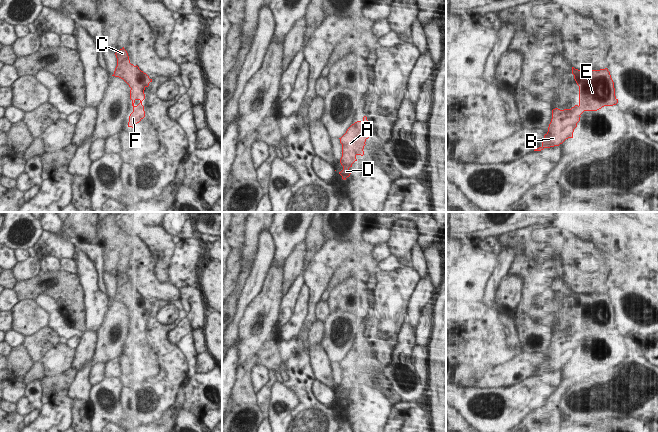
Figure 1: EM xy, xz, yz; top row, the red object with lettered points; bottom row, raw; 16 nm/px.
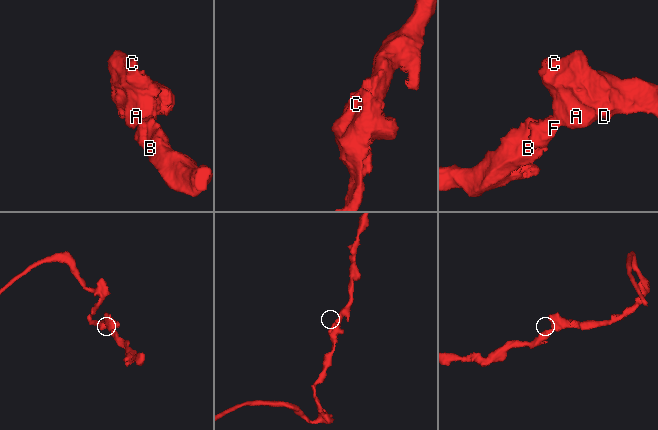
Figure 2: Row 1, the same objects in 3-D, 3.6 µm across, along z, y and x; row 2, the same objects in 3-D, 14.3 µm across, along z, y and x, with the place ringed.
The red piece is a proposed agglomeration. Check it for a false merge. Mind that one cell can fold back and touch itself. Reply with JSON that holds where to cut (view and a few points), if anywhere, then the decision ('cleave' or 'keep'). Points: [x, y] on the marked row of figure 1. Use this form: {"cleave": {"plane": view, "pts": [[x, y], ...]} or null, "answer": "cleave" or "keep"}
{"cleave": null, "answer": "keep"}

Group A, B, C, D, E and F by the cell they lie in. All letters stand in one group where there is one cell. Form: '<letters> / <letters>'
A B C D E F

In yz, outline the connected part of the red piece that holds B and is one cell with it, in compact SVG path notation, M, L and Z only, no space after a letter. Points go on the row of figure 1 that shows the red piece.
M572 67L572 74L579 86L579 104L571 109L552 110L552 119L548 132L544 135L542 146L534 151L559 146L566 139L573 138L574 129L584 111L597 111L604 106L618 103L614 82L607 68L578 70Z

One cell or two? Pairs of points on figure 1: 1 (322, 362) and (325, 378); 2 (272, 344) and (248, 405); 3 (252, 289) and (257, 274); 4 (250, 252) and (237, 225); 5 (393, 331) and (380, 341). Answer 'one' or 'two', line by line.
1: one
2: one
3: one
4: two
5: one

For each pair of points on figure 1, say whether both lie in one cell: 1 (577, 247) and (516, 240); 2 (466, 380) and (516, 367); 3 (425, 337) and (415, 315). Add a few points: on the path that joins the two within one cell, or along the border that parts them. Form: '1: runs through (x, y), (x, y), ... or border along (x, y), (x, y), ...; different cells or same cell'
1: runs through (562, 250), (531, 250); same cell
2: runs through (478, 381), (504, 375); same cell
3: border along (428, 302), (422, 311), (422, 316), (416, 330); different cells

